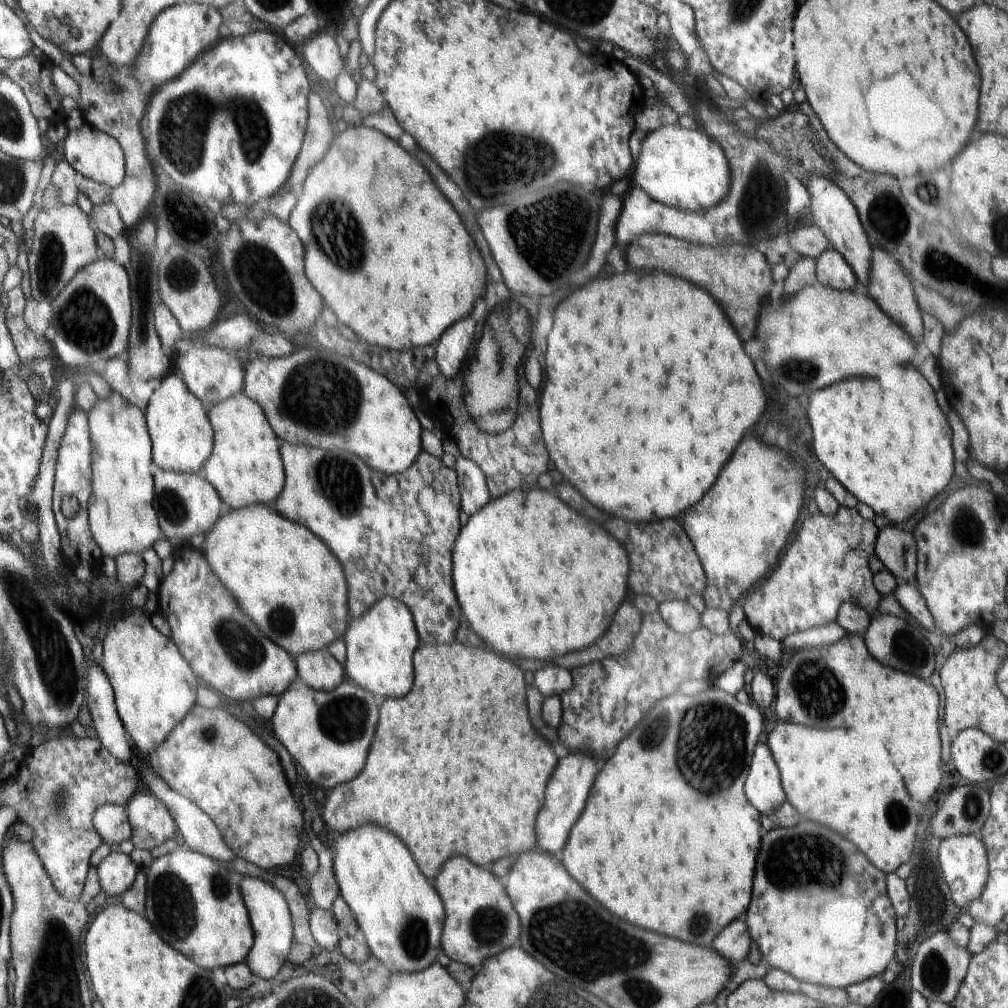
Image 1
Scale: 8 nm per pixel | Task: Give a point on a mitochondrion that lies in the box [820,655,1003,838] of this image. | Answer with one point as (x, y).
(973, 805)

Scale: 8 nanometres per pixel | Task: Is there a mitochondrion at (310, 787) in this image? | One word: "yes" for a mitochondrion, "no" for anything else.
no

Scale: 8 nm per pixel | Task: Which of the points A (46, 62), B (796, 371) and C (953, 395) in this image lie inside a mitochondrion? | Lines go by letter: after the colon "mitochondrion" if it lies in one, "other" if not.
A: other
B: mitochondrion
C: other

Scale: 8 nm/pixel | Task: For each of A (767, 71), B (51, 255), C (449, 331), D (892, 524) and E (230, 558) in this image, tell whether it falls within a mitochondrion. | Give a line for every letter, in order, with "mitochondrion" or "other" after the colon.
A: other
B: mitochondrion
C: other
D: other
E: other

